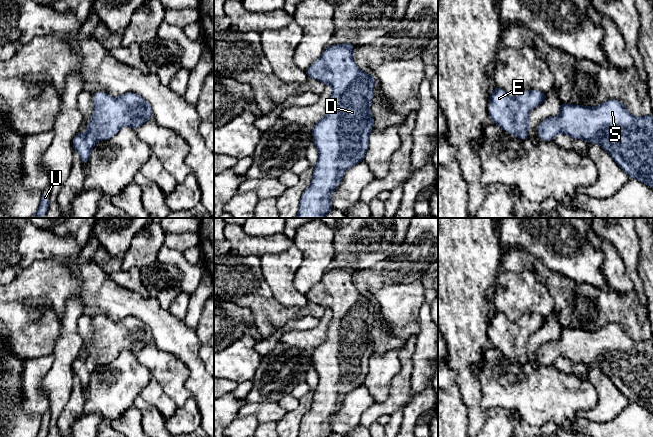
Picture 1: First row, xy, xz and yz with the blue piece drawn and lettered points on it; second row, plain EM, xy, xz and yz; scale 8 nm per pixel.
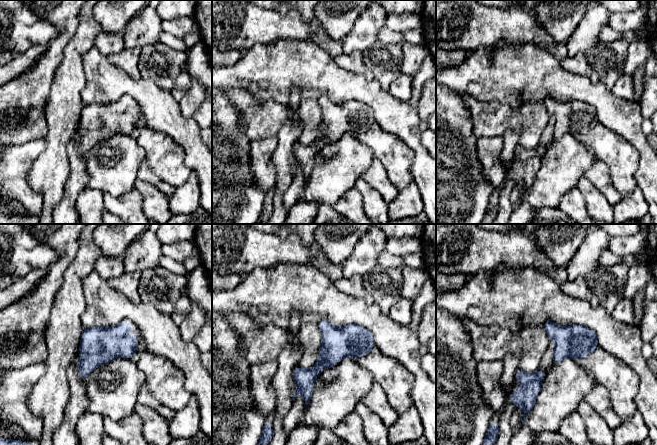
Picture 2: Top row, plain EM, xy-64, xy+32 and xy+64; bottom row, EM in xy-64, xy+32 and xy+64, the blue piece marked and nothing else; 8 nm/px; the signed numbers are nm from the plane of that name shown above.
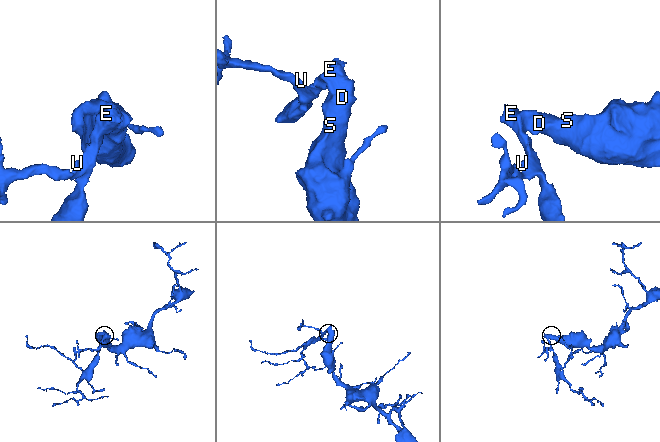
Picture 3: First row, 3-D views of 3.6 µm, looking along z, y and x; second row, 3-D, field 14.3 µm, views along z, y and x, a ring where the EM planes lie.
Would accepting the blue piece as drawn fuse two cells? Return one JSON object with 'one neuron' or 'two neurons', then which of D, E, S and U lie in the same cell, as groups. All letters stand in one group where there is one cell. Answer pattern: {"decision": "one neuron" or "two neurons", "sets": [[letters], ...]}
{"decision": "one neuron", "sets": [["D", "E", "S", "U"]]}

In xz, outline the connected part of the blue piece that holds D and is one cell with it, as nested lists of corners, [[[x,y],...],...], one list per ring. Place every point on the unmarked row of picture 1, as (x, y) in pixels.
[[[351,266],[329,269],[322,280],[305,294],[314,302],[333,311],[326,340],[313,349],[313,367],[318,374],[318,385],[313,391],[310,410],[303,416],[298,437],[329,437],[332,416],[338,411],[347,393],[364,384],[373,351],[370,327],[374,321],[374,299],[358,293],[353,284],[354,270]]]

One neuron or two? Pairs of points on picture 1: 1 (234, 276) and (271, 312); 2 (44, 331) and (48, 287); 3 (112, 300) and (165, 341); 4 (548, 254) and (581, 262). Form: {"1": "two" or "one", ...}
{"1": "one", "2": "two", "3": "one", "4": "one"}

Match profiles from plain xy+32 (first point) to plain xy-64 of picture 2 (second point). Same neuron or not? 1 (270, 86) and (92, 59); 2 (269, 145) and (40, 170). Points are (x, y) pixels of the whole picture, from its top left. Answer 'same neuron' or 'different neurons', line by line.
1: same neuron
2: different neurons

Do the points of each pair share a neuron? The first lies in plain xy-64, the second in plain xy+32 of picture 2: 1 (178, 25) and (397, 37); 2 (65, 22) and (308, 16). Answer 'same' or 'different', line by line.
1: different
2: same

